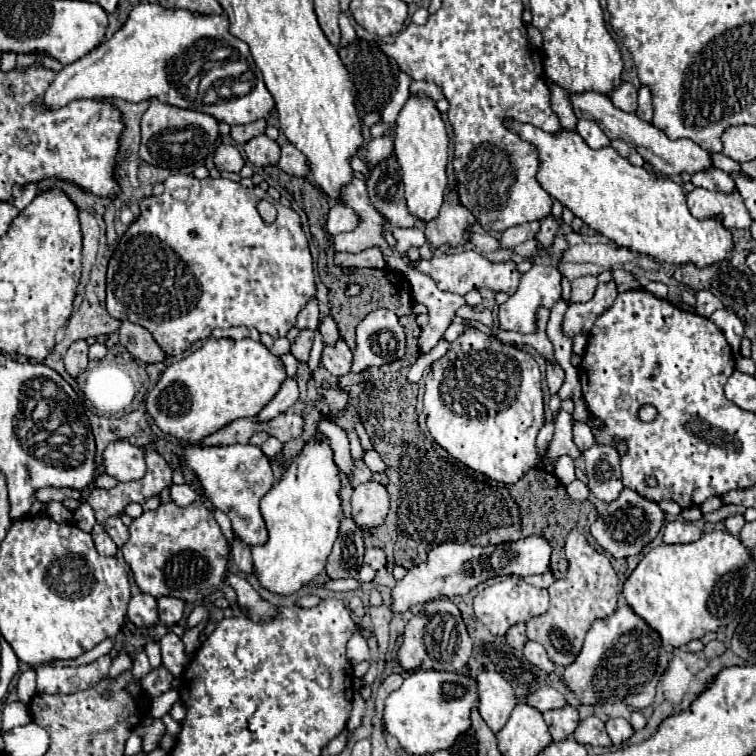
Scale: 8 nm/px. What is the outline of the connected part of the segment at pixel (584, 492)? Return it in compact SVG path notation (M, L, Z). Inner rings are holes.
M574 481L574 483L570 483L566 489L568 489L568 495L570 495L574 501L586 501L588 495L590 495L588 487L586 487L582 481Z

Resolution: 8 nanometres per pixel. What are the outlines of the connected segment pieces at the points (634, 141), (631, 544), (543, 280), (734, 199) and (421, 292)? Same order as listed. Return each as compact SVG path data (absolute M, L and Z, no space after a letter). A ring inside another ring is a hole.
M584 93L584 95L572 95L572 105L574 113L578 119L592 119L600 125L600 129L606 133L608 139L622 139L630 147L634 147L658 173L664 175L680 175L680 173L696 173L698 169L706 169L706 165L712 165L710 155L706 149L698 147L690 139L670 139L666 133L662 133L658 127L652 123L646 123L638 119L632 113L622 113L612 105L612 101L604 95L598 93Z
M624 489L618 495L618 499L608 503L606 513L596 519L596 523L590 527L590 533L606 553L610 553L614 559L624 559L624 557L638 555L644 545L654 541L654 537L658 535L664 523L664 517L666 513L660 509L658 503L648 501L630 489Z
M534 263L532 269L520 277L516 293L498 307L498 325L518 333L532 333L536 329L536 309L540 305L552 307L560 299L560 277L556 265Z
M696 187L692 193L688 193L688 209L694 217L700 217L700 219L720 215L722 223L728 229L732 227L750 229L754 221L738 191L720 193L720 191L708 191L708 189Z
M408 265L406 279L410 283L412 299L418 303L424 303L430 313L430 321L418 337L420 353L430 353L436 347L436 343L442 339L448 325L452 323L456 309L466 305L466 301L460 295L440 291L434 285L434 281L430 281L430 277L418 273L416 269L410 269L410 265Z

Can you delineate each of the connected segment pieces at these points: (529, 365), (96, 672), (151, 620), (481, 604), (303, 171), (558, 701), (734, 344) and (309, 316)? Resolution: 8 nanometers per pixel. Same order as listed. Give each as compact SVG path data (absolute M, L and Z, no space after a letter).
M470 327L456 341L450 343L448 353L432 363L430 373L426 375L426 393L424 393L424 413L432 439L446 449L454 459L466 467L496 479L500 483L516 483L532 467L536 467L536 435L544 425L544 403L542 403L542 385L540 369L536 359L510 343L490 339L478 329Z
M104 655L88 665L80 667L54 667L40 665L36 667L38 693L76 693L88 689L90 685L100 683L110 669L110 655Z
M138 593L128 603L128 619L138 627L150 627L158 621L158 603L152 595Z
M522 579L500 581L500 583L492 585L492 587L486 587L474 599L474 613L476 613L478 621L482 621L490 629L490 633L494 633L494 635L506 635L506 631L512 625L526 623L528 619L532 619L536 615L542 615L546 611L548 611L548 591L538 589L534 585L528 585Z
M284 143L284 145L282 145L282 153L280 153L278 167L280 167L284 173L288 173L288 175L308 177L306 157L302 157L302 153L300 153L292 143Z
M542 687L538 691L534 691L530 697L528 697L528 703L538 709L540 713L544 711L550 711L550 709L562 709L566 705L566 699L562 693L558 693L556 689L552 687Z
M726 309L714 311L714 313L710 315L710 319L722 329L722 333L726 335L726 341L728 341L730 347L738 353L740 343L742 343L742 339L744 339L744 325L742 325L742 321L740 321L734 313L730 313L730 311L726 311Z
M310 299L304 307L302 307L302 311L298 313L298 321L296 321L296 327L298 329L316 329L318 327L318 321L320 321L320 317L318 317L318 305L316 305L316 299Z

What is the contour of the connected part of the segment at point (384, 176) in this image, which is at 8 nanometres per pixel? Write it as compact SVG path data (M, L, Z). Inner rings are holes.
M396 155L380 161L372 167L366 181L372 205L388 219L392 227L414 227L416 221L406 211L402 169Z

